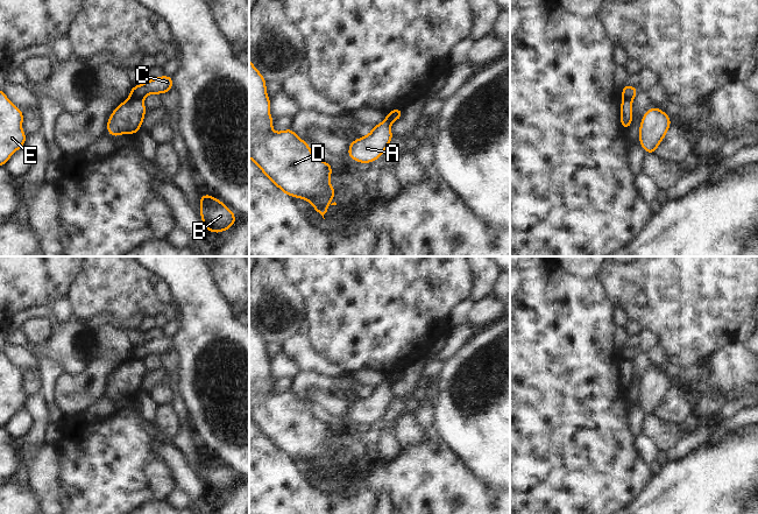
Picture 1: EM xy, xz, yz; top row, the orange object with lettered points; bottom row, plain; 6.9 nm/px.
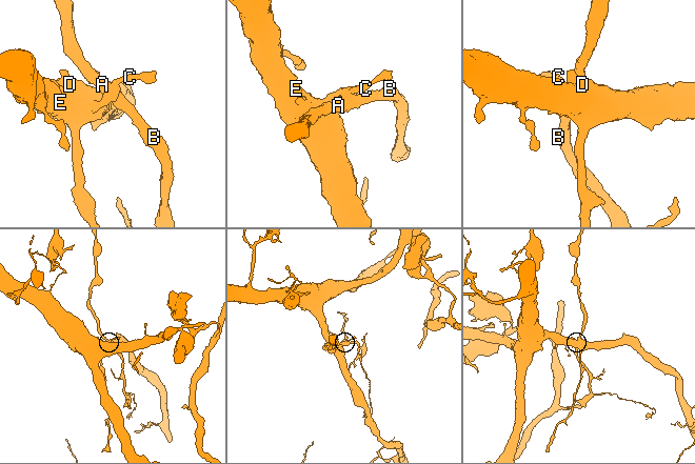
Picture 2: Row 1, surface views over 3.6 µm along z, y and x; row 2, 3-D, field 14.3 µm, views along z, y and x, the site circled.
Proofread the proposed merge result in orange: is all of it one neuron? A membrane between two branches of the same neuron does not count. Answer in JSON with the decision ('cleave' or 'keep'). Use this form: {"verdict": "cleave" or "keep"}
{"verdict": "cleave"}

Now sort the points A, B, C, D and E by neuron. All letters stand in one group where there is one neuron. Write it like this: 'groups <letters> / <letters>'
groups A B C / D E

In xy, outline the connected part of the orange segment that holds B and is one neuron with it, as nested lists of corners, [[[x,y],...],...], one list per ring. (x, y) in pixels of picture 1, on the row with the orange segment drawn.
[[[210,195],[200,196],[200,218],[206,231],[220,233],[235,224],[235,214],[220,200]]]

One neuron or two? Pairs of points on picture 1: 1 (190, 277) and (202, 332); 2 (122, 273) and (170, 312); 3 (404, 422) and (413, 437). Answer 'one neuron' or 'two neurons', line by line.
1: one neuron
2: one neuron
3: one neuron

